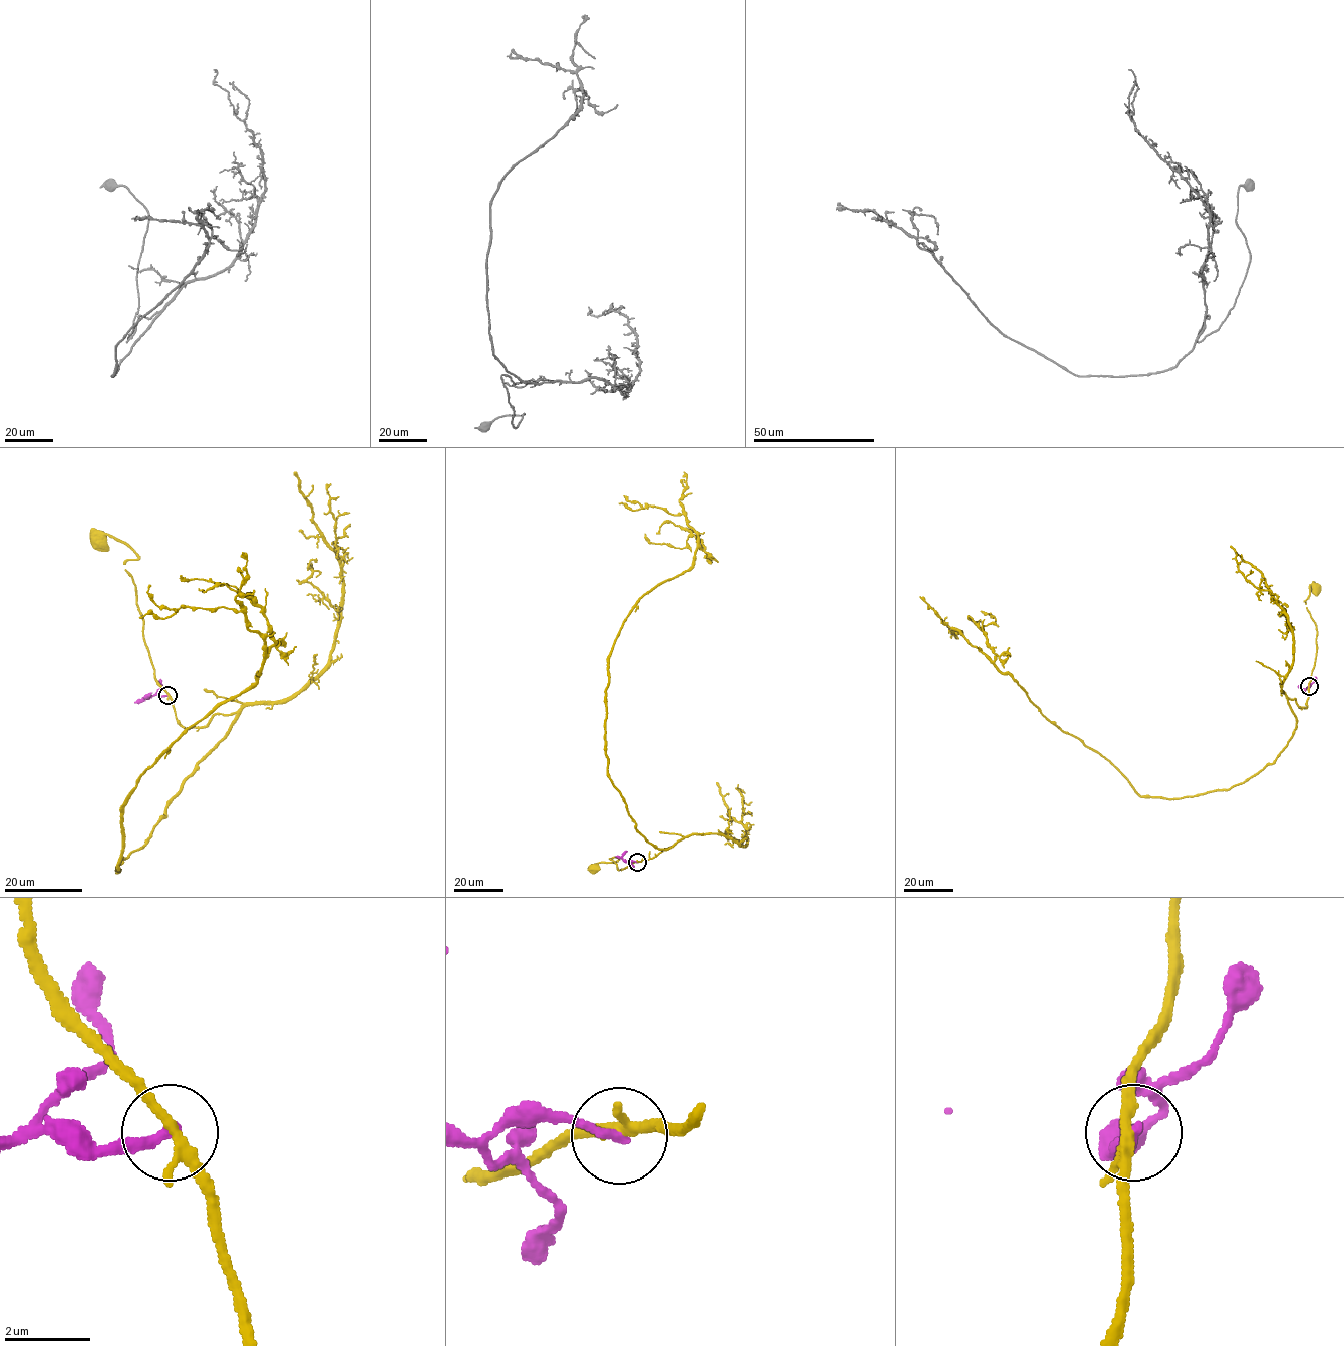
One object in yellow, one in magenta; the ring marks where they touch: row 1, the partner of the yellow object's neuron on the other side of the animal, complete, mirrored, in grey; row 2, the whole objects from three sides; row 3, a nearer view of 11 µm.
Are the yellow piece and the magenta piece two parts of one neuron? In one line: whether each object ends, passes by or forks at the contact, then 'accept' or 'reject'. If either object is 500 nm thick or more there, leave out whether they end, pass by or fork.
yellow forks there; magenta ends there; reject

